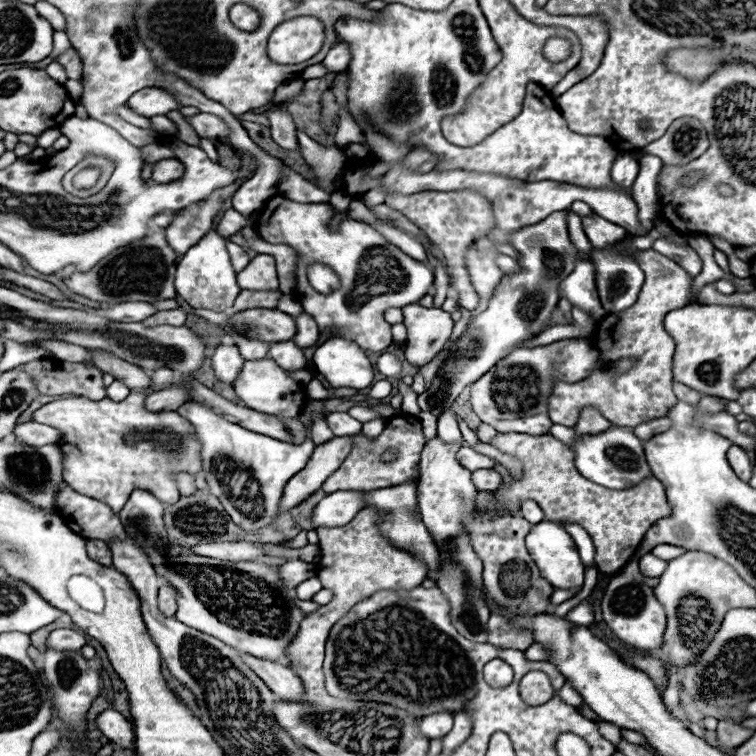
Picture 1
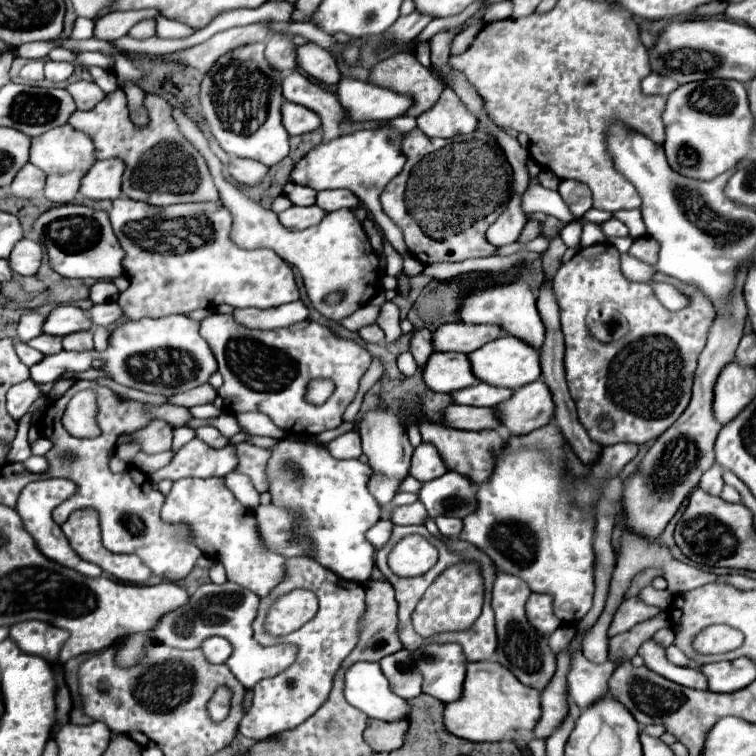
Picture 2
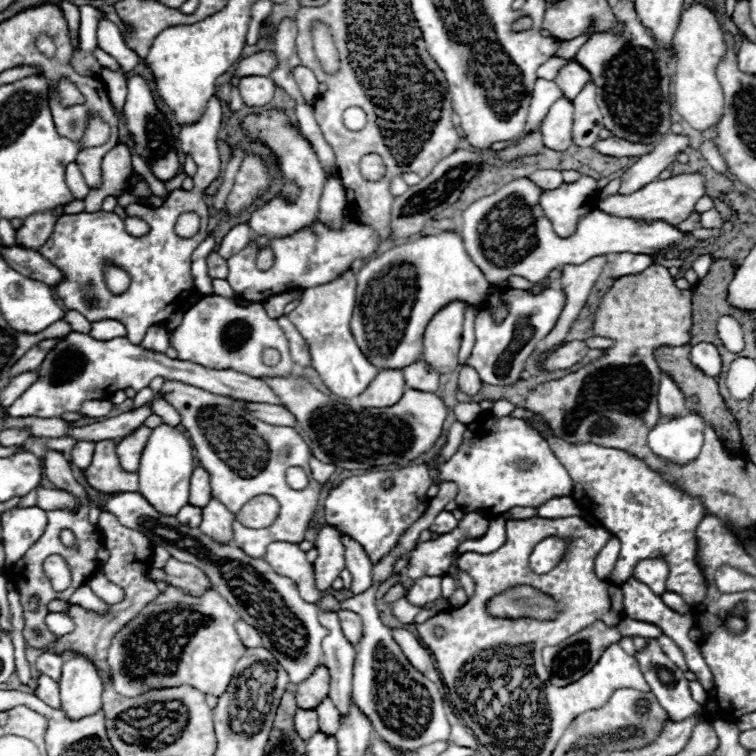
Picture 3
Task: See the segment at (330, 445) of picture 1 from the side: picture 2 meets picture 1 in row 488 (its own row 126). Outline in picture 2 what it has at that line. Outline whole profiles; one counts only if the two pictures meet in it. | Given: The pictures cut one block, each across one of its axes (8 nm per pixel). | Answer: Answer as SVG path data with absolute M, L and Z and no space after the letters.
M294 102L282 104L282 124L290 136L298 136L304 132L312 132L320 126L318 114L312 110L306 110L304 106L298 106Z

